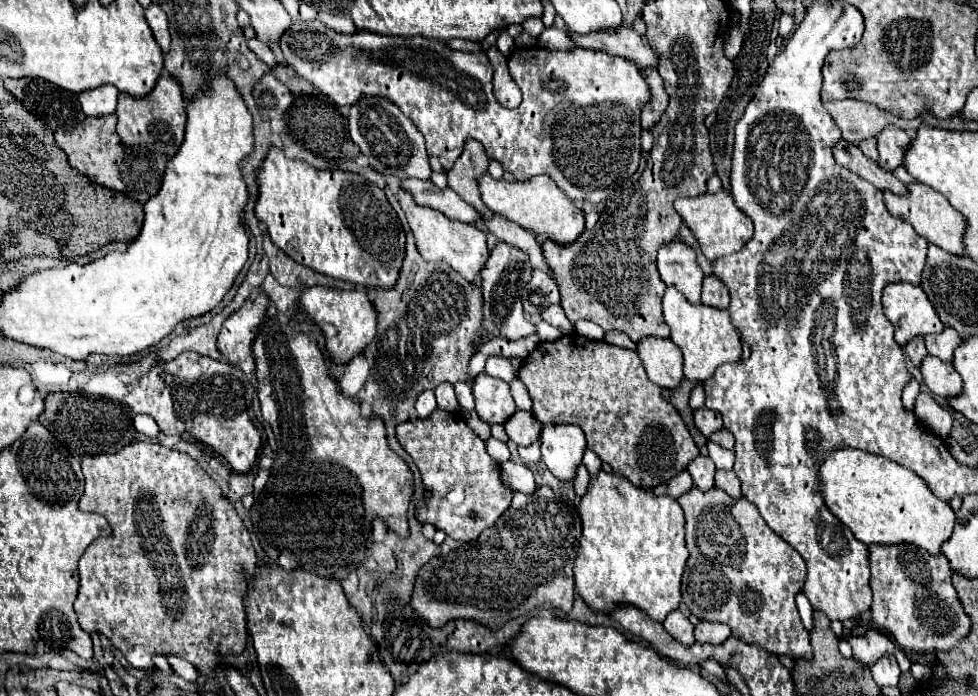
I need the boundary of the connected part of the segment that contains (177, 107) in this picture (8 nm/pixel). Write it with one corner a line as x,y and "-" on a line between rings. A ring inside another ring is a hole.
163,74
157,80
155,88
145,98
135,98
135,96
121,92
115,114
117,114
117,134
129,146
137,144
137,146
145,146
153,152
173,156
183,142
185,122
187,122
183,88
181,88
179,80
169,74

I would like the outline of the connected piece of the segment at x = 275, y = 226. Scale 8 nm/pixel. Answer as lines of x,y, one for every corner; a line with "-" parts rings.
269,148
261,162
261,172
257,172
257,186
259,196
255,202
255,214
267,224
271,240
295,262
359,286
391,288
395,284
405,256
405,232
379,186
355,172
317,170
303,160
289,160
279,148

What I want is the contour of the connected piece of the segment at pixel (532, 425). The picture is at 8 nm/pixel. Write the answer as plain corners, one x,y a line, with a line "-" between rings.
517,410
503,426
509,440
513,440
517,446
533,444
541,432
541,422
537,422
533,414
525,410

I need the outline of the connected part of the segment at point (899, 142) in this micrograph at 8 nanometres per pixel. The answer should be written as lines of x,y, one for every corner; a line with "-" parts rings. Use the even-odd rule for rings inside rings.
885,126
881,134
877,136
879,146
879,166
885,170
893,170
903,160
903,148
911,142
911,136
907,130
901,130
897,126

